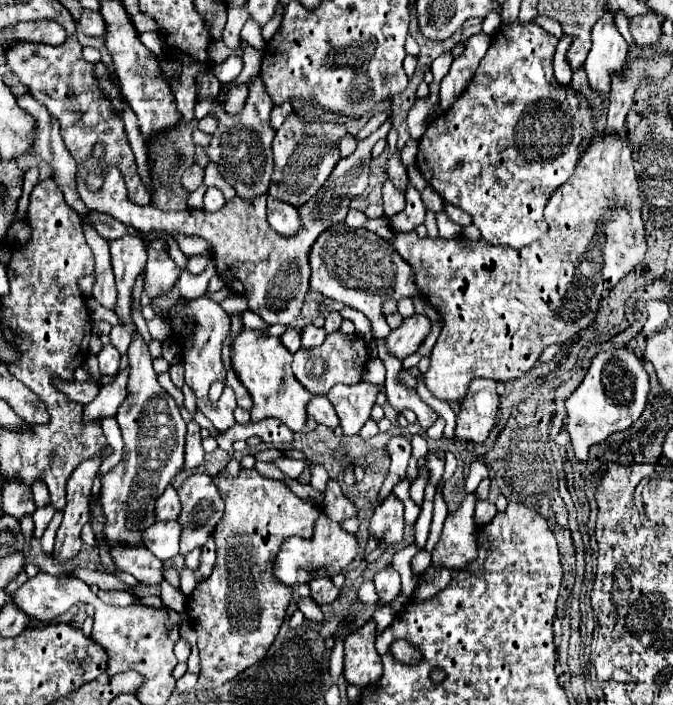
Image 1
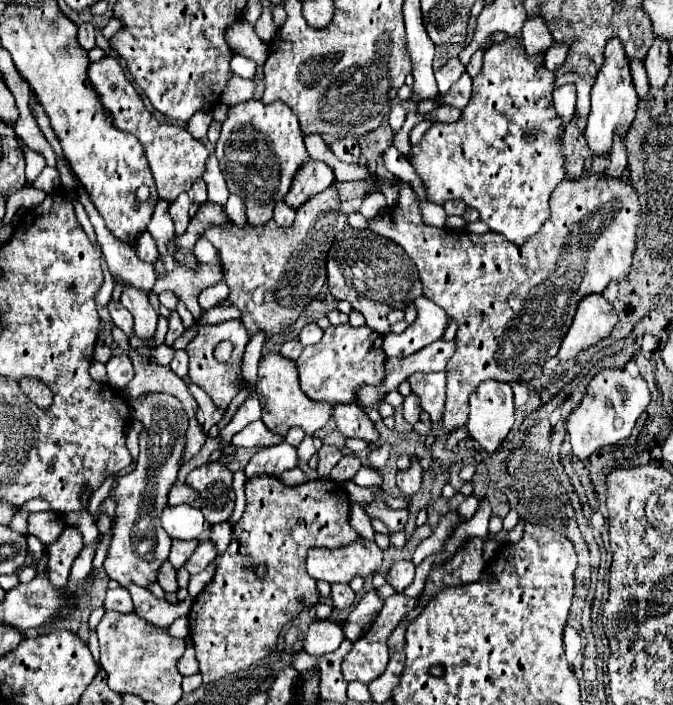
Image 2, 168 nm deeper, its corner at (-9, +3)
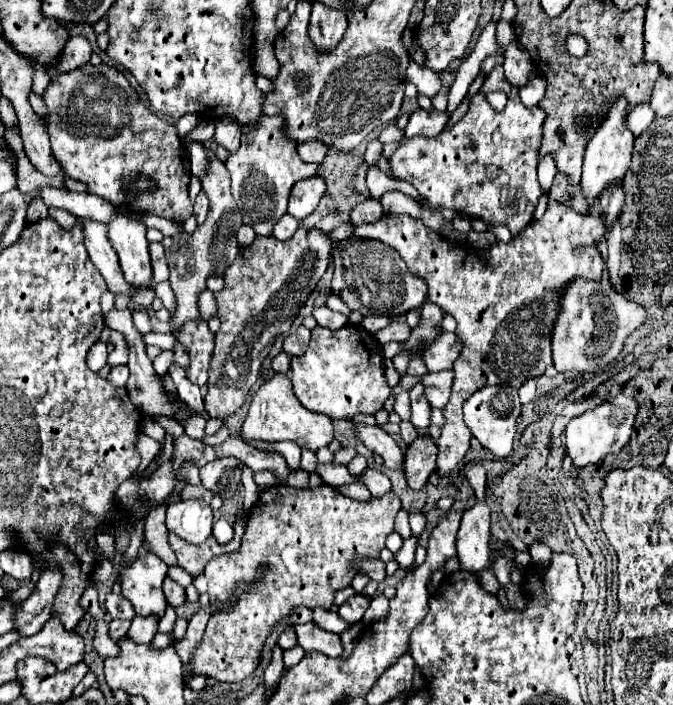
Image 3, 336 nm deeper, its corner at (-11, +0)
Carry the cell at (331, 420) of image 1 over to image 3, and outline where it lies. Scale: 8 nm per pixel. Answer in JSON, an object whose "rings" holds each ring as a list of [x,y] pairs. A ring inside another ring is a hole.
{"rings":[[[358,425],[358,435],[362,439],[362,443],[378,453],[382,459],[384,459],[384,465],[386,469],[394,469],[394,471],[402,471],[402,461],[404,461],[404,453],[400,449],[400,445],[386,433],[382,431],[378,425],[372,425],[372,427],[366,427],[366,425]]]}

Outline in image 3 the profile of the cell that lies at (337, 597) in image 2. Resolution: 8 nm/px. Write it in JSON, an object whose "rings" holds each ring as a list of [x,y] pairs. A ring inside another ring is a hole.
{"rings":[[[354,595],[354,597],[350,597],[342,607],[340,607],[340,617],[344,619],[344,621],[348,621],[348,623],[358,623],[360,619],[362,619],[362,615],[364,615],[364,611],[368,609],[368,605],[370,605],[370,599],[368,597],[364,597],[364,595]]]}

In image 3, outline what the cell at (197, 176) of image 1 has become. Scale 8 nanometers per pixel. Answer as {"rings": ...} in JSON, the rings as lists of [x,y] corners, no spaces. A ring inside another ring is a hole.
{"rings":[[[200,193],[194,201],[194,217],[196,217],[198,223],[204,223],[206,211],[208,211],[208,197],[204,193]]]}

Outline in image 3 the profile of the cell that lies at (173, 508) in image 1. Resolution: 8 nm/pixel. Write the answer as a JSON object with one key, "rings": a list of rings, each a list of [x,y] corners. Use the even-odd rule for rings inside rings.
{"rings":[[[186,485],[182,499],[204,499],[208,503],[214,501],[214,493],[208,491],[204,485]]]}

